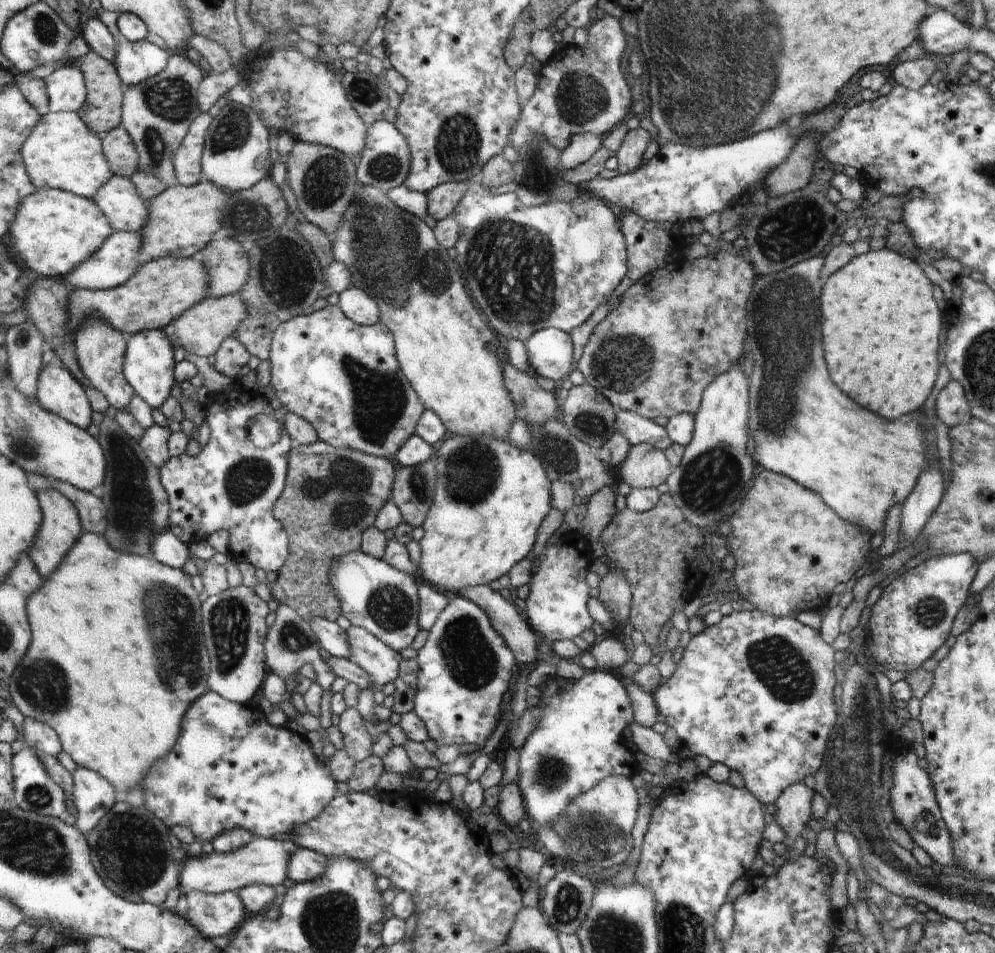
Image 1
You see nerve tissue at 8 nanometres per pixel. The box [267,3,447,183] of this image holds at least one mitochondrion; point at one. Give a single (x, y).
(366, 92)

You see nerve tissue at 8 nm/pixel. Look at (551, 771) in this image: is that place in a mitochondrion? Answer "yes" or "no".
yes

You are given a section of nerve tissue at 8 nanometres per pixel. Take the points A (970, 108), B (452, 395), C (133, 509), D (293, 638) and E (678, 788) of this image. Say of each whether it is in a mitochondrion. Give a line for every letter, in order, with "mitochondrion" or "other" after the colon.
A: other
B: other
C: mitochondrion
D: mitochondrion
E: other

